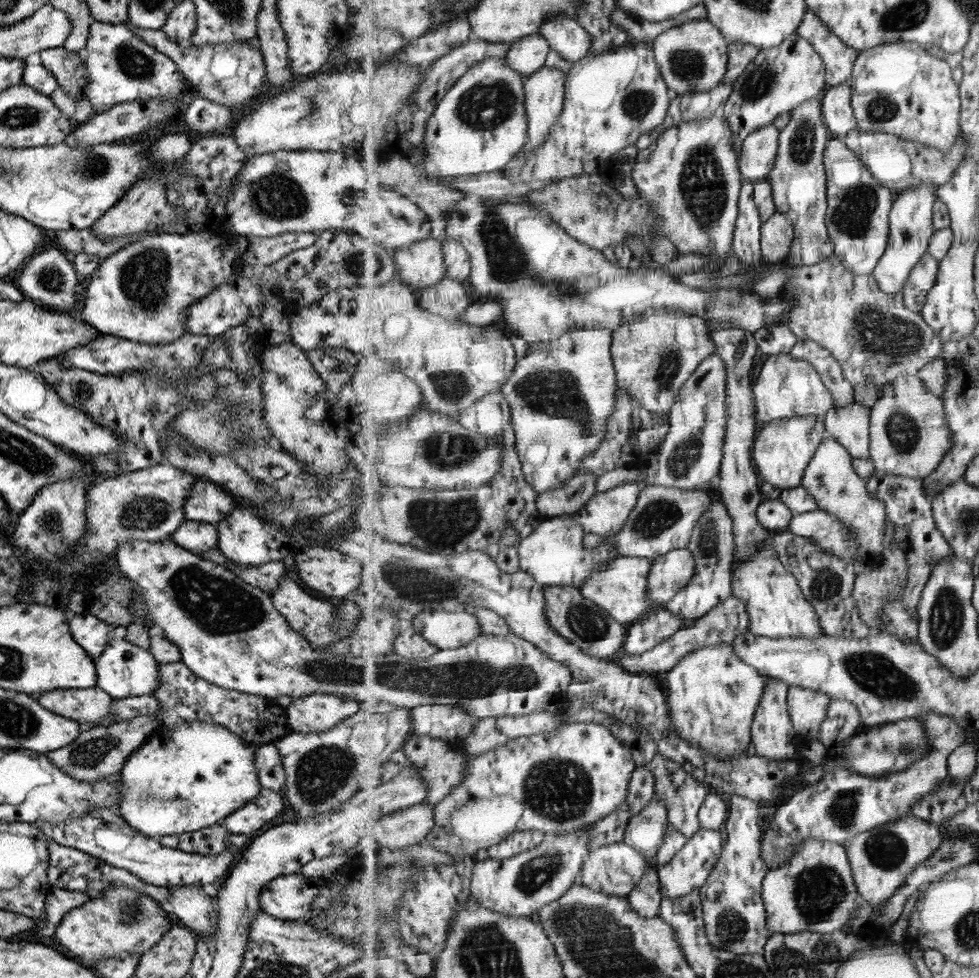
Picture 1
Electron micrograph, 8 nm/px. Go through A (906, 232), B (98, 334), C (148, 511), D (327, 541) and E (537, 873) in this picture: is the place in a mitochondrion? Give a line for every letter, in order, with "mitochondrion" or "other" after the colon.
A: mitochondrion
B: other
C: mitochondrion
D: other
E: mitochondrion

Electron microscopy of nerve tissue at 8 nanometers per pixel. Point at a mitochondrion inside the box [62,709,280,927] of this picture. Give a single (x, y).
(90, 752)

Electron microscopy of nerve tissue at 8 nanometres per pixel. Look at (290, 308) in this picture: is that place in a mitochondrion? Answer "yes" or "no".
no

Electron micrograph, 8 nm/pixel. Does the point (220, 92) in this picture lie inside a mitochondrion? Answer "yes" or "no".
no

